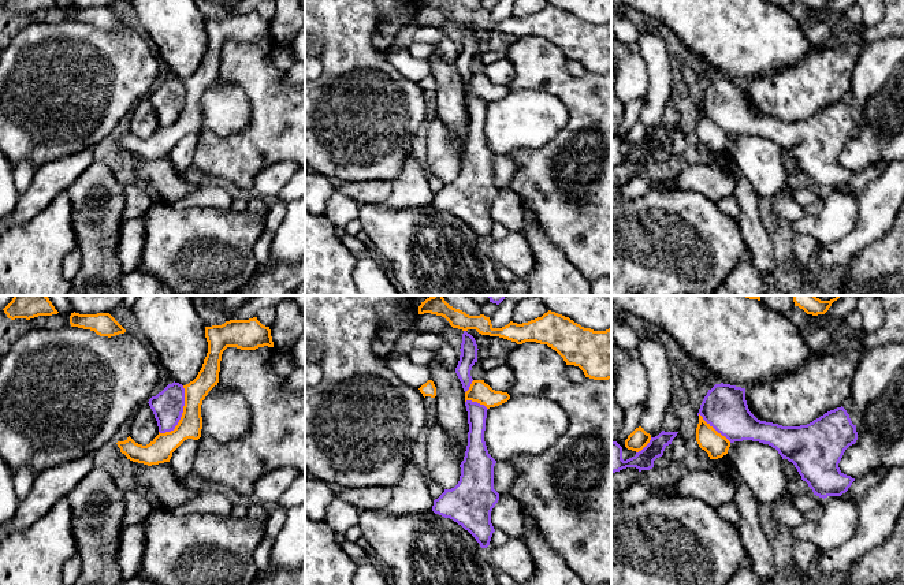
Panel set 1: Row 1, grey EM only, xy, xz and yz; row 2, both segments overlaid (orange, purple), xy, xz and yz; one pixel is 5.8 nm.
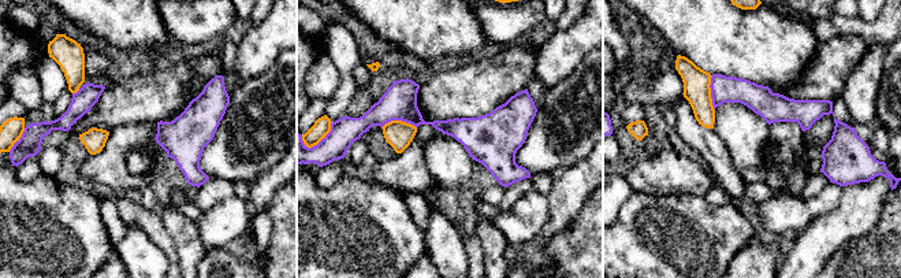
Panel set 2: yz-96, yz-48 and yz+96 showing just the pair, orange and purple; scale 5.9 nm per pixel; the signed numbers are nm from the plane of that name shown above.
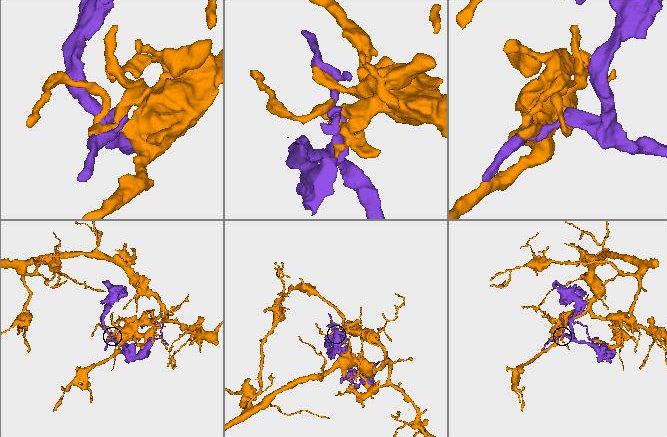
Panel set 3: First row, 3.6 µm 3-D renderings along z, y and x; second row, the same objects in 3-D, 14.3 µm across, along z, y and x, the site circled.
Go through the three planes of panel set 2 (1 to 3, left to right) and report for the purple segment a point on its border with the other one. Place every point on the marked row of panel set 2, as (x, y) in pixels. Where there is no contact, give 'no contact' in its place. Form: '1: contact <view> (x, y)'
1: contact yz-96 (18, 140)
2: contact yz-48 (398, 121)
3: contact yz+96 (710, 93)

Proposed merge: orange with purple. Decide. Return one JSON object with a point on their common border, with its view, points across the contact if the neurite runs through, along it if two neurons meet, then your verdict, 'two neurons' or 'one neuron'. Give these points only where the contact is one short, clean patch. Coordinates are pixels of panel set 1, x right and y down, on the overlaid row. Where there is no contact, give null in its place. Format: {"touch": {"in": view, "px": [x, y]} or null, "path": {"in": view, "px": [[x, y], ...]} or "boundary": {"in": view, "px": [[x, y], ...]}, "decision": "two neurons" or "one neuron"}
{"touch": {"in": "xy", "px": [182, 414]}, "decision": "two neurons"}

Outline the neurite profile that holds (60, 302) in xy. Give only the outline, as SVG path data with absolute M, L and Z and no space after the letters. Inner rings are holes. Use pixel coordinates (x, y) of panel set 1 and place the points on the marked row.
M46 295L46 297L49 298L49 301L59 313L62 314L74 313L74 308L66 295Z

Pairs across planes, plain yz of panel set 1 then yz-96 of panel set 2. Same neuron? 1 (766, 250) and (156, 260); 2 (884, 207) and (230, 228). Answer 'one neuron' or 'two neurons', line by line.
1: one neuron
2: two neurons

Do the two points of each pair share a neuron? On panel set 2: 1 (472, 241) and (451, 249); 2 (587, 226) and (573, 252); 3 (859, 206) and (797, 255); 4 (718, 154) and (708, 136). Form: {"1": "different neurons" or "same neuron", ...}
{"1": "different neurons", "2": "same neuron", "3": "same neuron", "4": "same neuron"}

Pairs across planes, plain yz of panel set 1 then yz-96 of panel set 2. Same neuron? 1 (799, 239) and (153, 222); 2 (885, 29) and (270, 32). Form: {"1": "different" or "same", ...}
{"1": "different", "2": "different"}

